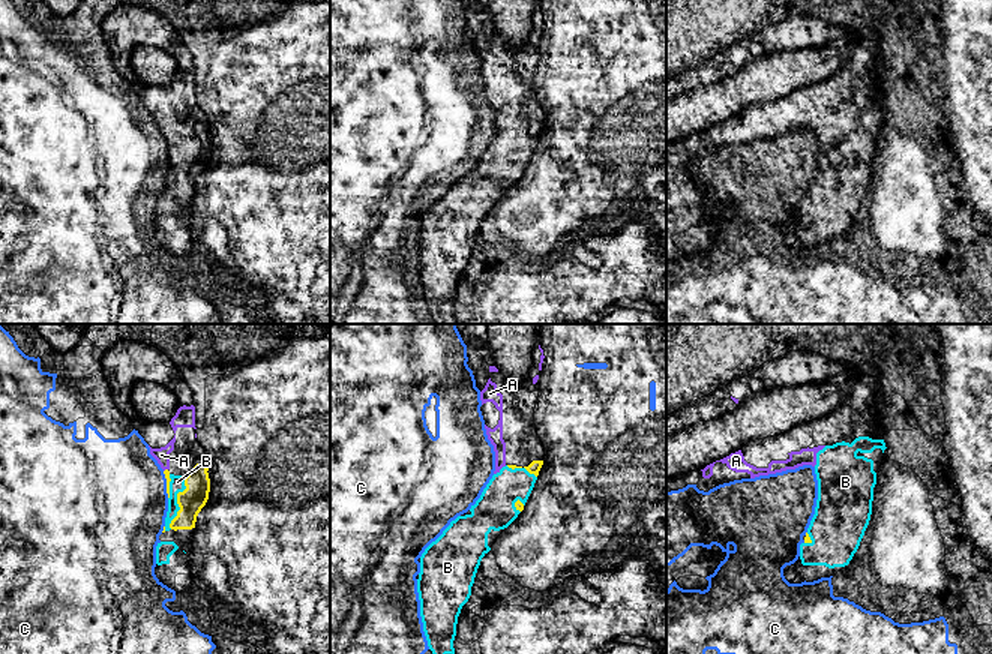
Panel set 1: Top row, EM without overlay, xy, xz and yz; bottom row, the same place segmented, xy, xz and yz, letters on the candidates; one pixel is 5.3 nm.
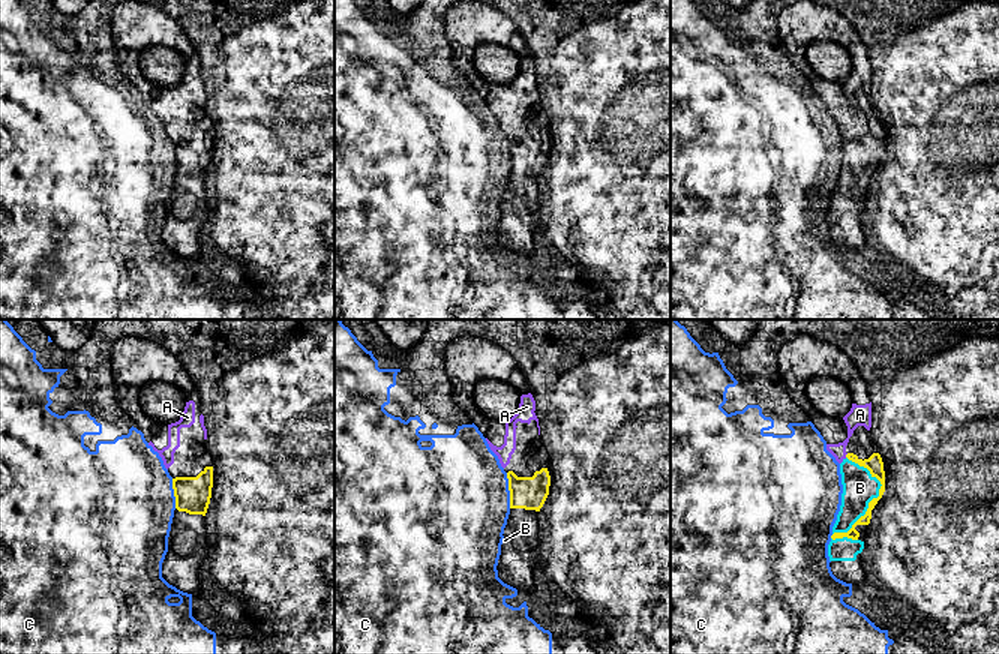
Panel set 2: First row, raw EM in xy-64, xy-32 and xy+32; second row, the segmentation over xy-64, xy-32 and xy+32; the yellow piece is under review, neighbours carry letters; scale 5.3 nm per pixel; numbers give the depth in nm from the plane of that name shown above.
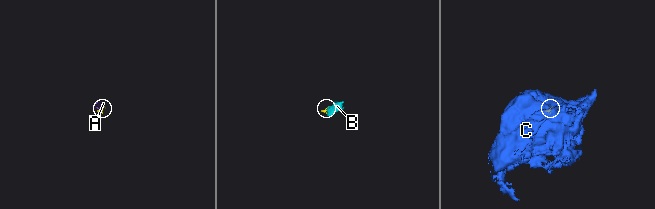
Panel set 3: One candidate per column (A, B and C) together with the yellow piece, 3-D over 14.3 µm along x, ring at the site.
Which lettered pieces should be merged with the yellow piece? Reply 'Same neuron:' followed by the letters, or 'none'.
Same neuron: A, B

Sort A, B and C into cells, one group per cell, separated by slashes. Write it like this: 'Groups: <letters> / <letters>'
Groups: A B / C

